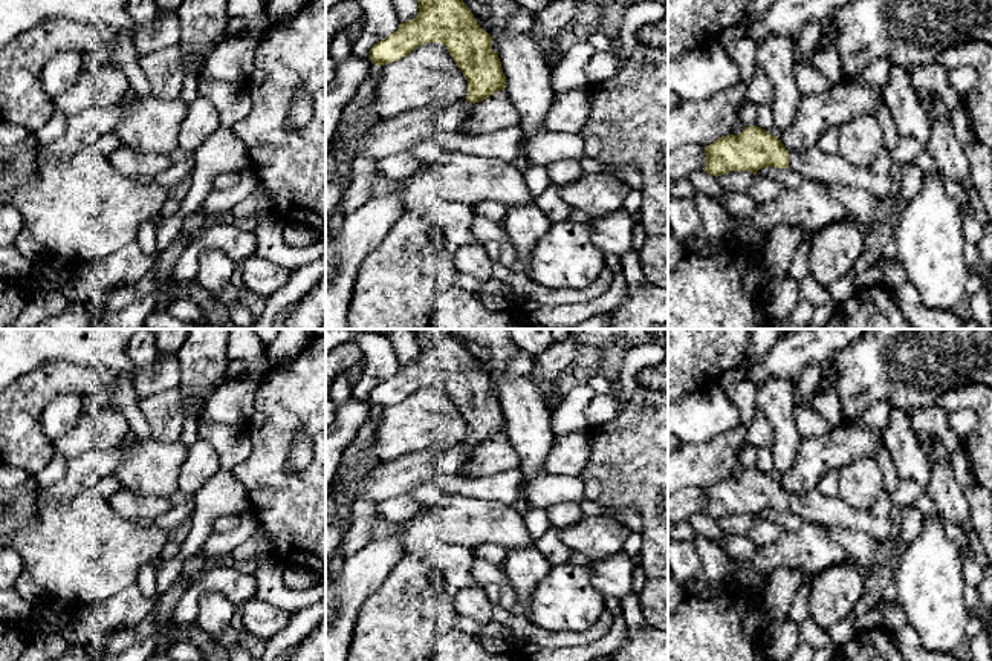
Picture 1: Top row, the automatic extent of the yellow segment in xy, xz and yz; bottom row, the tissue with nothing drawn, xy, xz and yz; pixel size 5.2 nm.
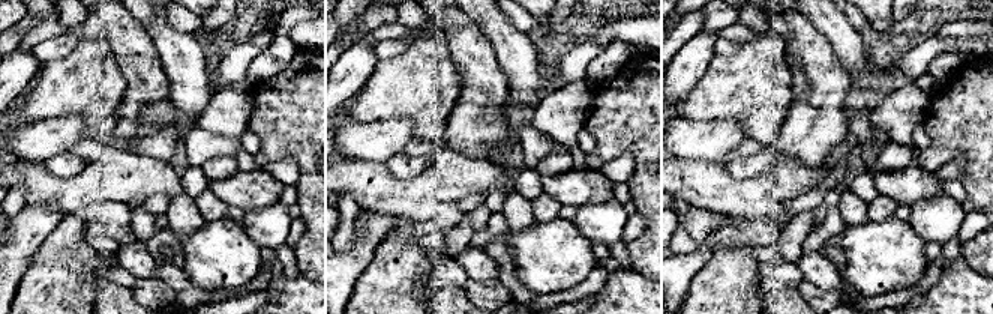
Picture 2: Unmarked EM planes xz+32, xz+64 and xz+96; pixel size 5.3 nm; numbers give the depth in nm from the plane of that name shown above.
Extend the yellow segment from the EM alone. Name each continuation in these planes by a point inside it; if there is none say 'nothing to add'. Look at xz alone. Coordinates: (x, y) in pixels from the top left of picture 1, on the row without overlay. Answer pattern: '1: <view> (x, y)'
nothing to add

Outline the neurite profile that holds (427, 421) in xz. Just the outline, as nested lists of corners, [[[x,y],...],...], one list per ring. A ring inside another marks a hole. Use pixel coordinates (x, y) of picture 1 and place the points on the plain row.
[[[426,386],[399,404],[379,410],[374,441],[367,453],[368,464],[384,464],[414,453],[434,453],[437,462],[455,445],[466,442],[468,424],[442,386]]]

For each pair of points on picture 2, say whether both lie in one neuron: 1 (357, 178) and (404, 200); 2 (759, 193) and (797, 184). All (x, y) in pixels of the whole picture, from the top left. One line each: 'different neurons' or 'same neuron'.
1: same neuron
2: same neuron

